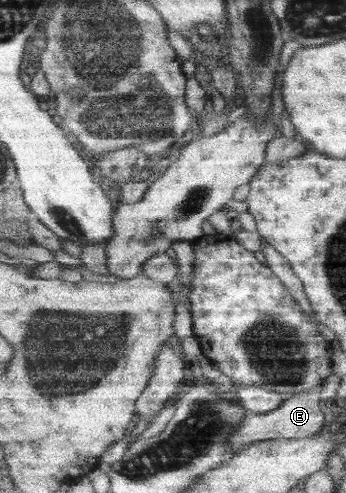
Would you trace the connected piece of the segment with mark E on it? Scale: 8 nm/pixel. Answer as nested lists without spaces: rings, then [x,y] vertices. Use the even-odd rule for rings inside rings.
[[[322,384],[312,390],[286,397],[276,410],[264,414],[248,412],[241,426],[237,428],[236,432],[233,432],[234,436],[229,440],[229,449],[236,453],[238,450],[248,448],[251,444],[263,440],[305,439],[314,436],[324,426],[322,406],[325,403],[320,398],[320,392],[322,392]]]

